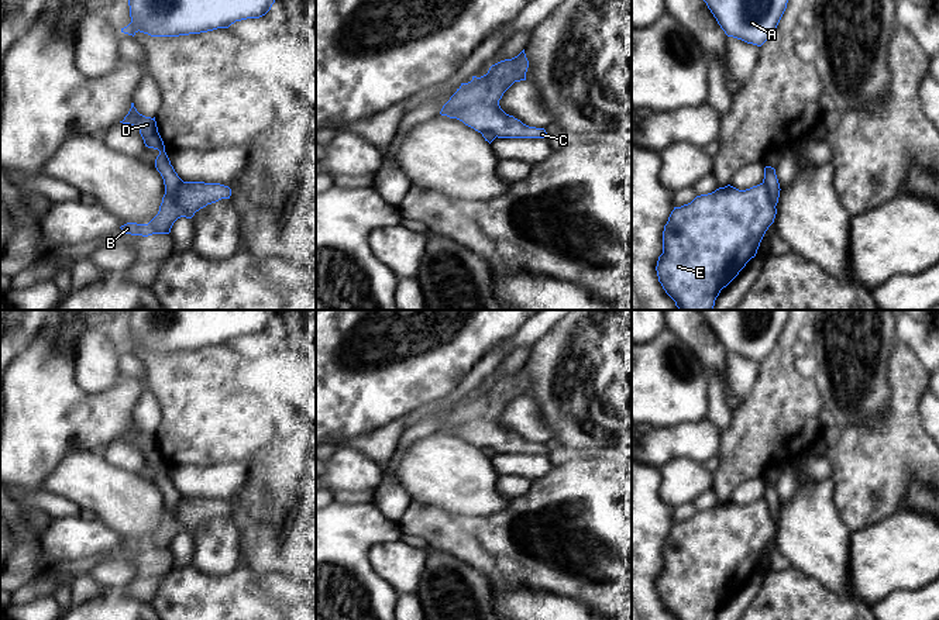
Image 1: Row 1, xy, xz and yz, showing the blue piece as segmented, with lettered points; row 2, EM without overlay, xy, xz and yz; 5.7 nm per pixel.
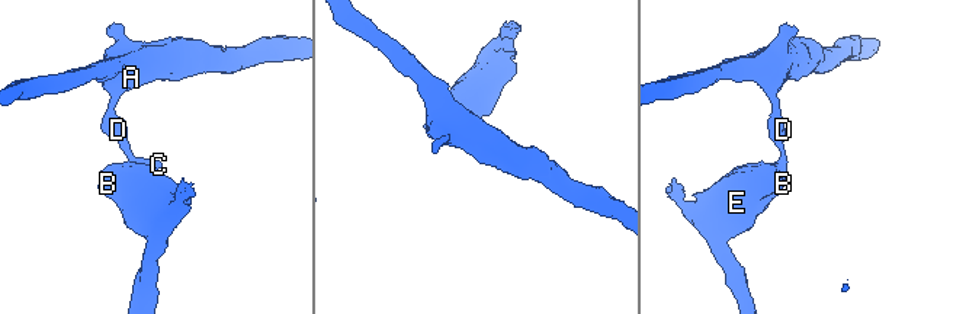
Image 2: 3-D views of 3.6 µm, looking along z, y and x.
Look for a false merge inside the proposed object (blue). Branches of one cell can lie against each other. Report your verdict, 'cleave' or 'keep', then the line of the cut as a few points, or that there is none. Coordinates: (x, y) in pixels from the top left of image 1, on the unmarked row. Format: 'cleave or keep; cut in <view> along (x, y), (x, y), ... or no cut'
cleave; cut in yz along (763, 496), (774, 522)

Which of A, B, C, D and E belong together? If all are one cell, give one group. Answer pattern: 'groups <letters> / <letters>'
groups A D / B C E

